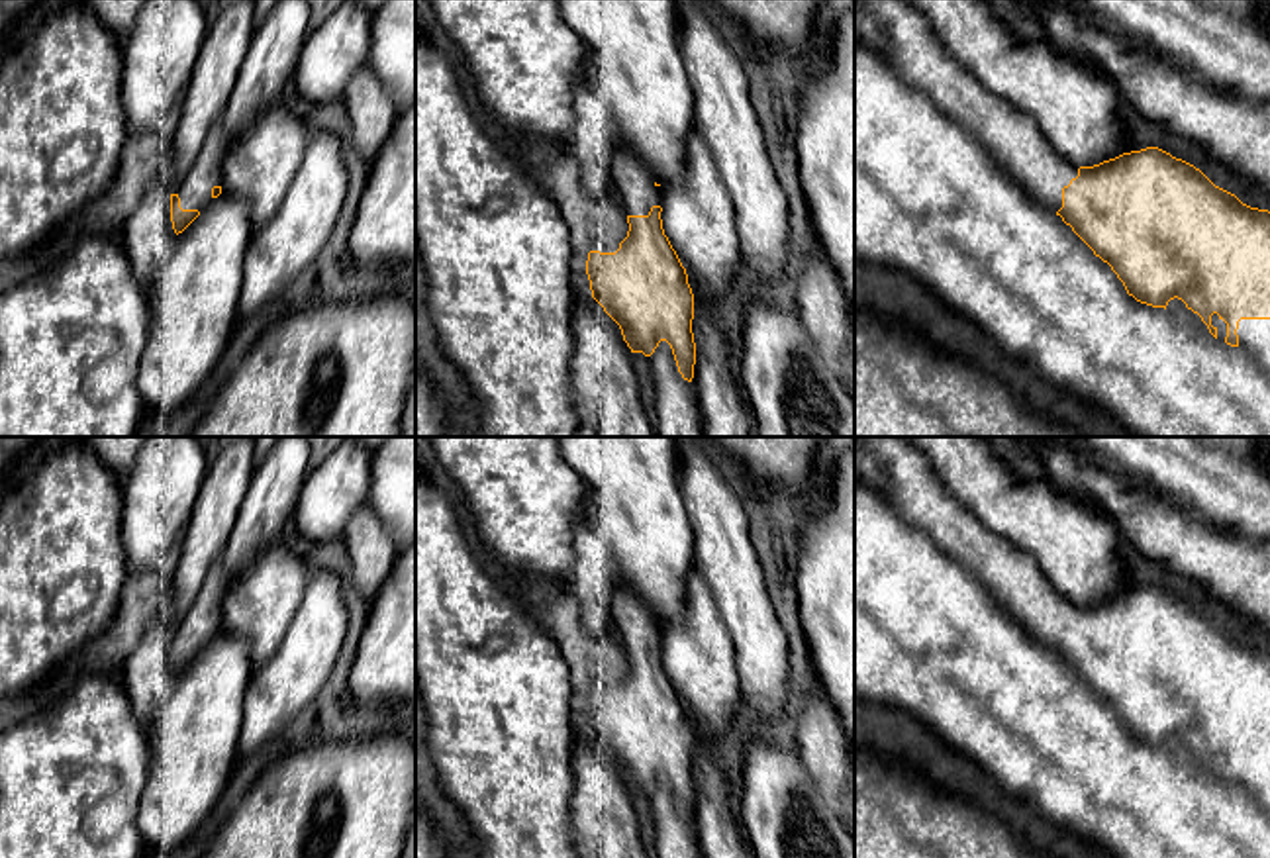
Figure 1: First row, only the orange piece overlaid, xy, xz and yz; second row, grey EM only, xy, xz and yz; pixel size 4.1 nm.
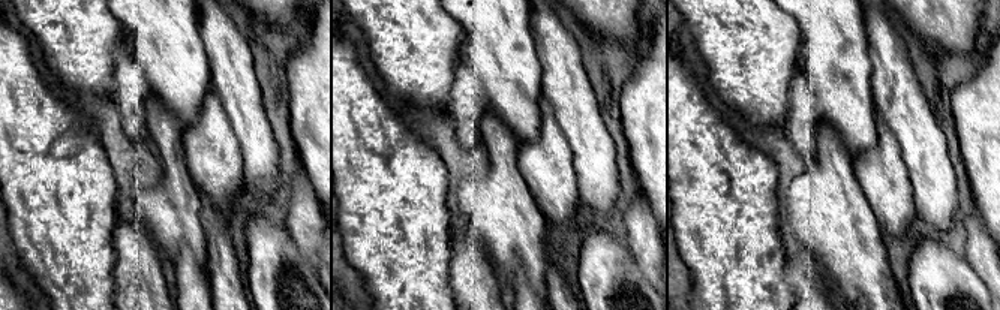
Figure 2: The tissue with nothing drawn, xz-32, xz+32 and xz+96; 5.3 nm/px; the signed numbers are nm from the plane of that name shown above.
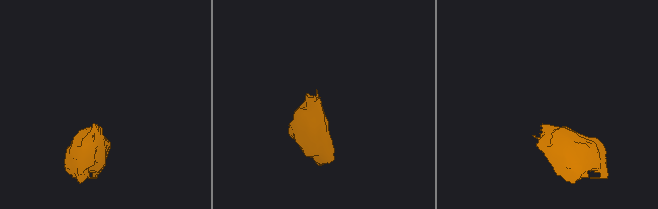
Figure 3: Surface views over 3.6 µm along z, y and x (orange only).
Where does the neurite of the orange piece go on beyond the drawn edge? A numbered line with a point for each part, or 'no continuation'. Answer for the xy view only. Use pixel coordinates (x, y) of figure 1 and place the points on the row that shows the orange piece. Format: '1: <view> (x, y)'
1: xy (195, 189)

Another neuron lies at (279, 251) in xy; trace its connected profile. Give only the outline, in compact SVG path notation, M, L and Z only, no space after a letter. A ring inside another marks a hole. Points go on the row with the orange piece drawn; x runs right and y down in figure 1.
M310 133L304 159L274 215L253 231L239 315L253 315L288 294L329 239L347 194L343 139Z

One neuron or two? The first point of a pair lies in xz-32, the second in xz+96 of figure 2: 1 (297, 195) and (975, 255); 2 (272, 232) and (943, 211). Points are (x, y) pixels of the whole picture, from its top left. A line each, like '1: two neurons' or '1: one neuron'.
1: one neuron
2: two neurons

